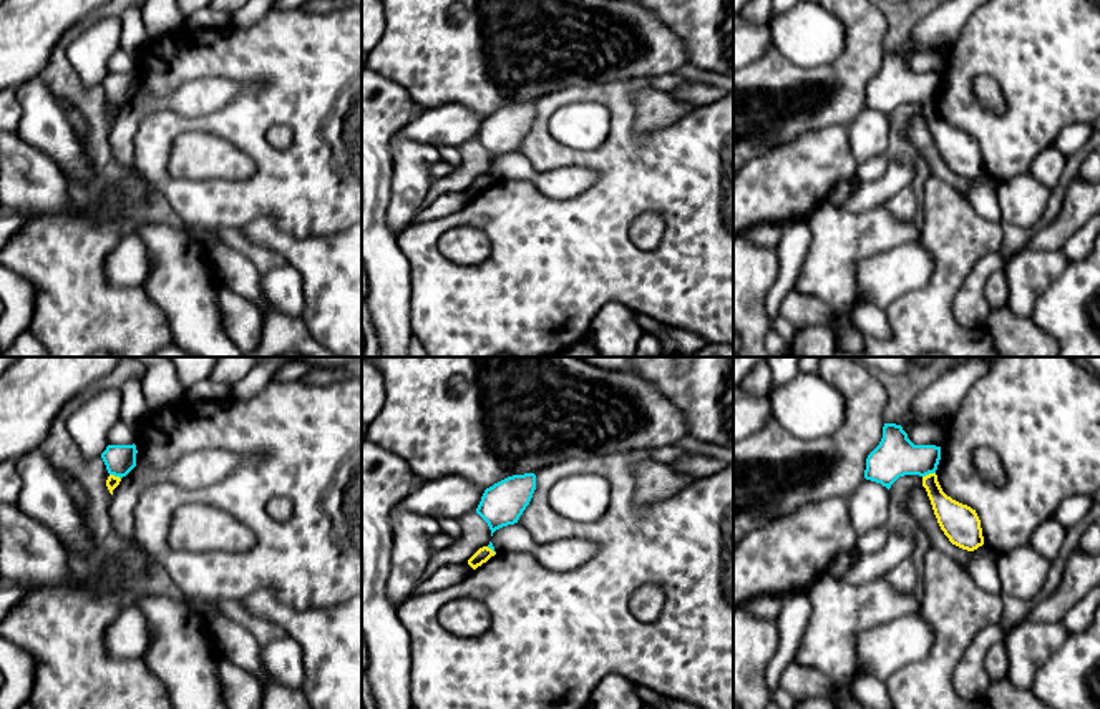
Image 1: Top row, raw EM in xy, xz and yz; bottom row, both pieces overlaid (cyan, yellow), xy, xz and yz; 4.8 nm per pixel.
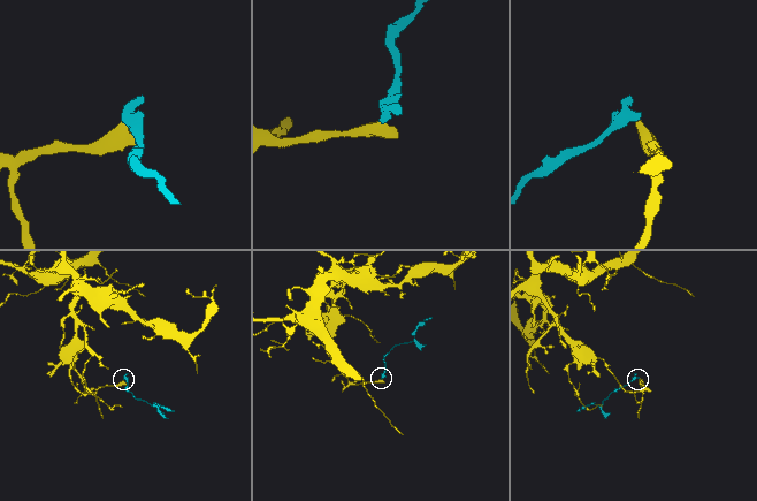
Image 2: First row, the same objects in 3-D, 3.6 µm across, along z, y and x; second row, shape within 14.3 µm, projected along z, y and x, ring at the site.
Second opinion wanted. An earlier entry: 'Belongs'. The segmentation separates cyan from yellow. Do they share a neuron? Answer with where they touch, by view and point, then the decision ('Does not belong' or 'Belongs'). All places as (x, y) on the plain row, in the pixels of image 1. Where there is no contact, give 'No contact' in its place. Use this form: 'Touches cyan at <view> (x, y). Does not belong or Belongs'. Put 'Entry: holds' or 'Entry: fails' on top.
Entry: fails
Touches cyan at yz (928, 102). Does not belong

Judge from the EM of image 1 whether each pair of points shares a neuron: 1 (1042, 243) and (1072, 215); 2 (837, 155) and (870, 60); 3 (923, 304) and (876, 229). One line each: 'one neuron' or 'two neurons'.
1: one neuron
2: two neurons
3: two neurons

